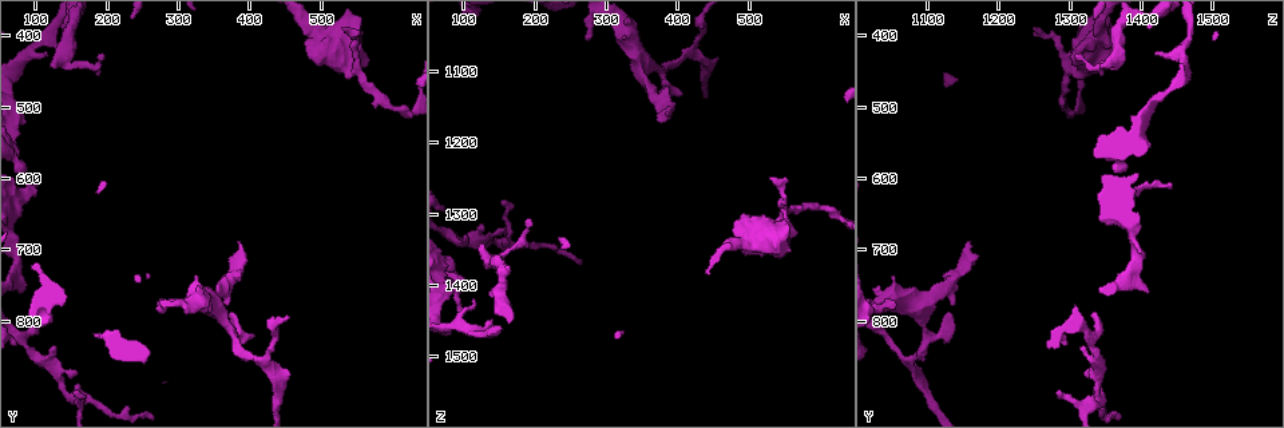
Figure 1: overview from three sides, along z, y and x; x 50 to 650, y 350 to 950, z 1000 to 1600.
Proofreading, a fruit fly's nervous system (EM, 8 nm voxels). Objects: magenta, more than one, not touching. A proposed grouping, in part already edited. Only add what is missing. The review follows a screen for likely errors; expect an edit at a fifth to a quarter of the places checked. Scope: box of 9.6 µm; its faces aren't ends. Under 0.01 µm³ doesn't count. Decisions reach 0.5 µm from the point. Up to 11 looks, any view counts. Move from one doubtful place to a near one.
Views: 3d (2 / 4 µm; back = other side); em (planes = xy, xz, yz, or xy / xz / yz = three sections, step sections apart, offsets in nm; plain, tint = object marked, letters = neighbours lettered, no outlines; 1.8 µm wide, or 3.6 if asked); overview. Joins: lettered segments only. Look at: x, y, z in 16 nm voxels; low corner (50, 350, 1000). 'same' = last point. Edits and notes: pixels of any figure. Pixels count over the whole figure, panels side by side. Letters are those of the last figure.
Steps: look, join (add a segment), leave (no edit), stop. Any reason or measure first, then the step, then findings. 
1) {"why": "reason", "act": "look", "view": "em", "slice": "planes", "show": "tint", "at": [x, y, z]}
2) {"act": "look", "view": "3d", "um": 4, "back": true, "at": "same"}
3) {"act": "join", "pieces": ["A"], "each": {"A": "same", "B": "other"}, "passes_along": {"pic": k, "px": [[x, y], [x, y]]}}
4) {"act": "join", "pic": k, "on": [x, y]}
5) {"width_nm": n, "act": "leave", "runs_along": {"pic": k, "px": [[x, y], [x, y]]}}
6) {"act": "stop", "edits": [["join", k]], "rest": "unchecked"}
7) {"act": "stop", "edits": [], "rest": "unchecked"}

{"why": "an open end", "act": "look", "view": "em", "slice": "planes", "show": "letters", "at": [385, 690, 1165]}

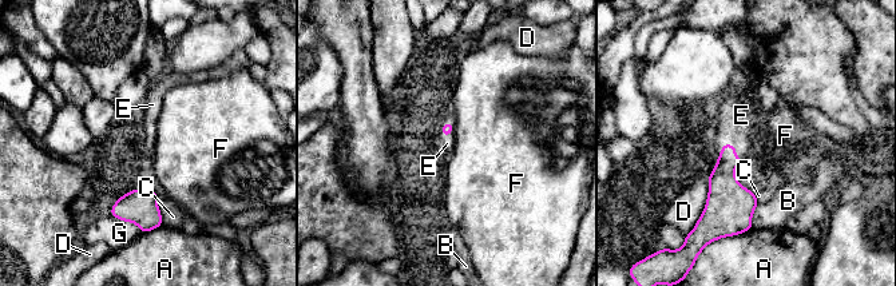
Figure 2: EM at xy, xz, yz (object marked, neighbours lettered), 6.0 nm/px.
{"act": "join", "pieces": ["E"], "each": {"A": "other", "B": "other", "C": "other", "D": "other", "E": "same", "F": "other", "G": "other"}, "passes_along": {"pic": 2, "px": [[722, 185], [736, 146], [741, 115]]}, "found": "it goes on there"}

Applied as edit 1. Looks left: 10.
{"act": "look", "view": "overview"}

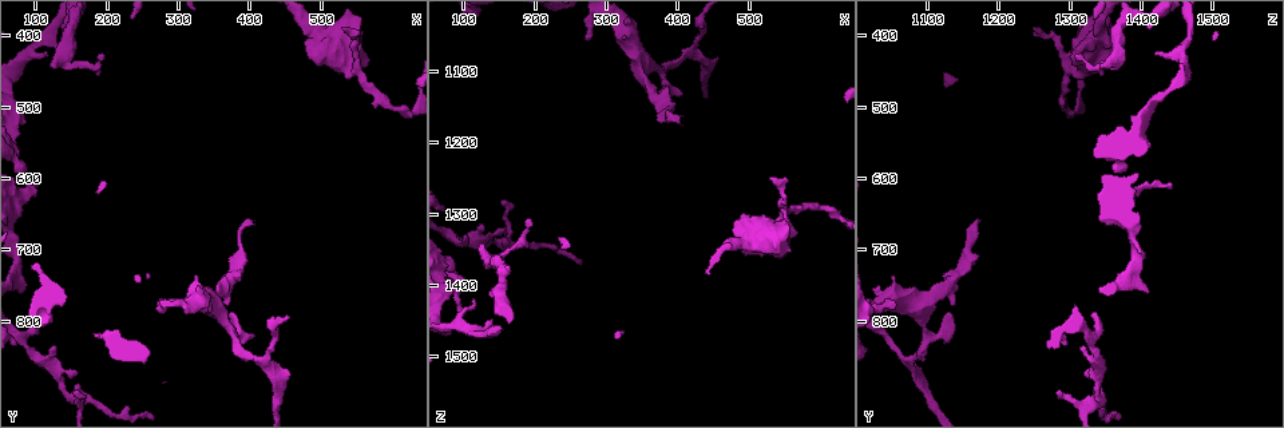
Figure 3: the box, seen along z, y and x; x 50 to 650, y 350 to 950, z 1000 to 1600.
{"why": "tapers out", "act": "look", "view": "em", "slice": "xy", "step": 4, "show": "tint", "at": [270, 775, 1060]}

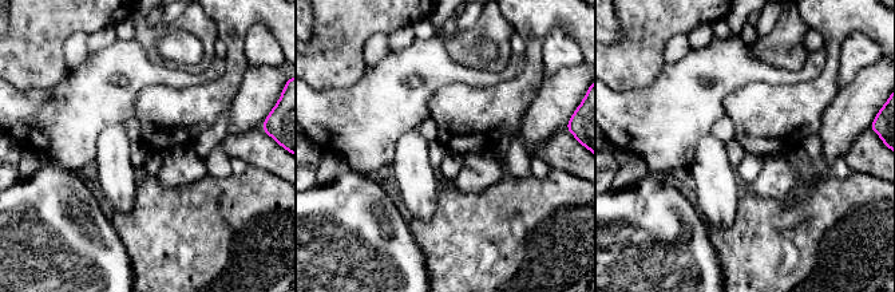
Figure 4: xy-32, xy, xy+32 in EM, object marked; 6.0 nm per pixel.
{"act": "look", "view": "em", "slice": "planes", "show": "letters", "at": "same"}

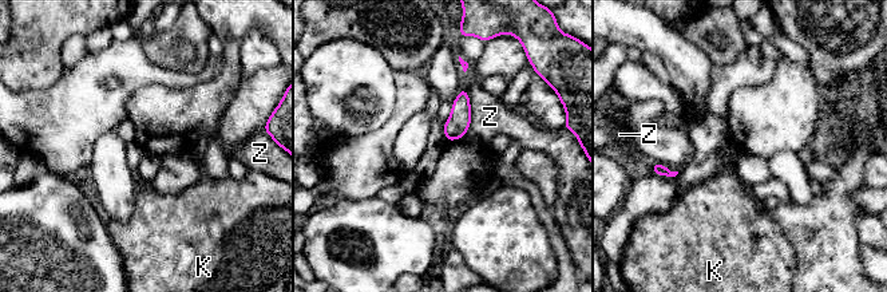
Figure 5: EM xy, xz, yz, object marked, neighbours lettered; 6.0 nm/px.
{"longest_contact_nm": ["Z", 320], "act": "leave", "each": {"K": "other", "Z": "other"}, "border": {"pic": 5, "px": [[463, 87], [470, 126], [460, 138]]}, "found": "no lettered segment goes on from it"}

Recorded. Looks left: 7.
{"why": "abrupt turn", "act": "look", "view": "3d", "um": 4, "at": [380, 820, 1095]}

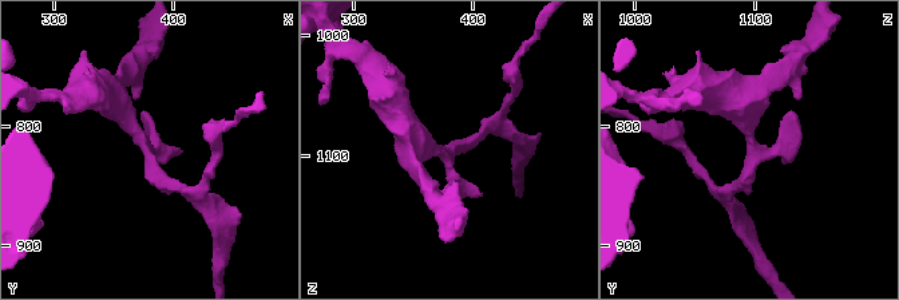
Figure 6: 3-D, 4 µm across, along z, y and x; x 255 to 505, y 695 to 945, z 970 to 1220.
{"act": "look", "view": "em", "slice": "planes", "show": "letters", "at": [380, 818, 1100]}

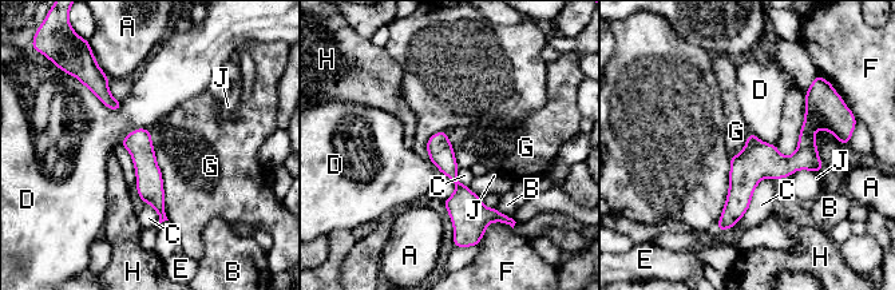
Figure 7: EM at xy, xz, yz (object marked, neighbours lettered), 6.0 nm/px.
{"width_nm": 150, "longest_contact_nm": ["G", 550], "act": "leave", "each": {"A": "other", "B": "other", "C": "other", "D": "other", "E": "other", "F": "other", "G": "other", "H": "other", "J": "other"}, "found": "no lettered segment goes on from it"}

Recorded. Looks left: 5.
{"why": "an open end", "act": "look", "view": "em", "slice": "xz", "step": 16, "show": "letters", "at": [160, 900, 1280]}

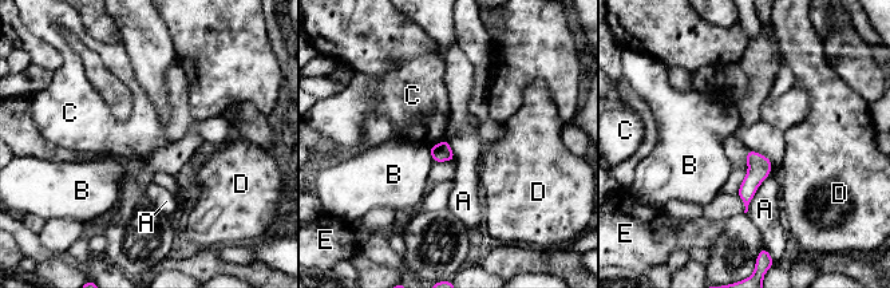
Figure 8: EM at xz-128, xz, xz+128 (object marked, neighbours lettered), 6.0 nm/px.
{"act": "leave", "each": {"A": "other", "B": "other", "C": "other", "D": "other", "E": "other"}, "found": "none of them fits"}

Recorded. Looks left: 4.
{"act": "stop", "edits": [["join", 2]], "rest": "unchecked"}

